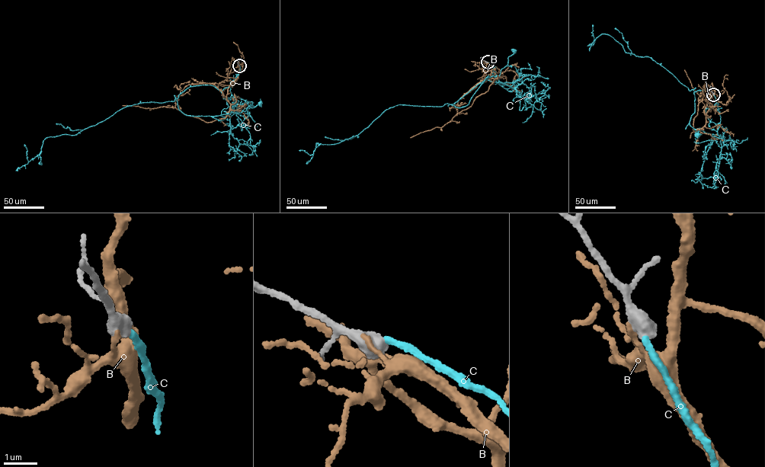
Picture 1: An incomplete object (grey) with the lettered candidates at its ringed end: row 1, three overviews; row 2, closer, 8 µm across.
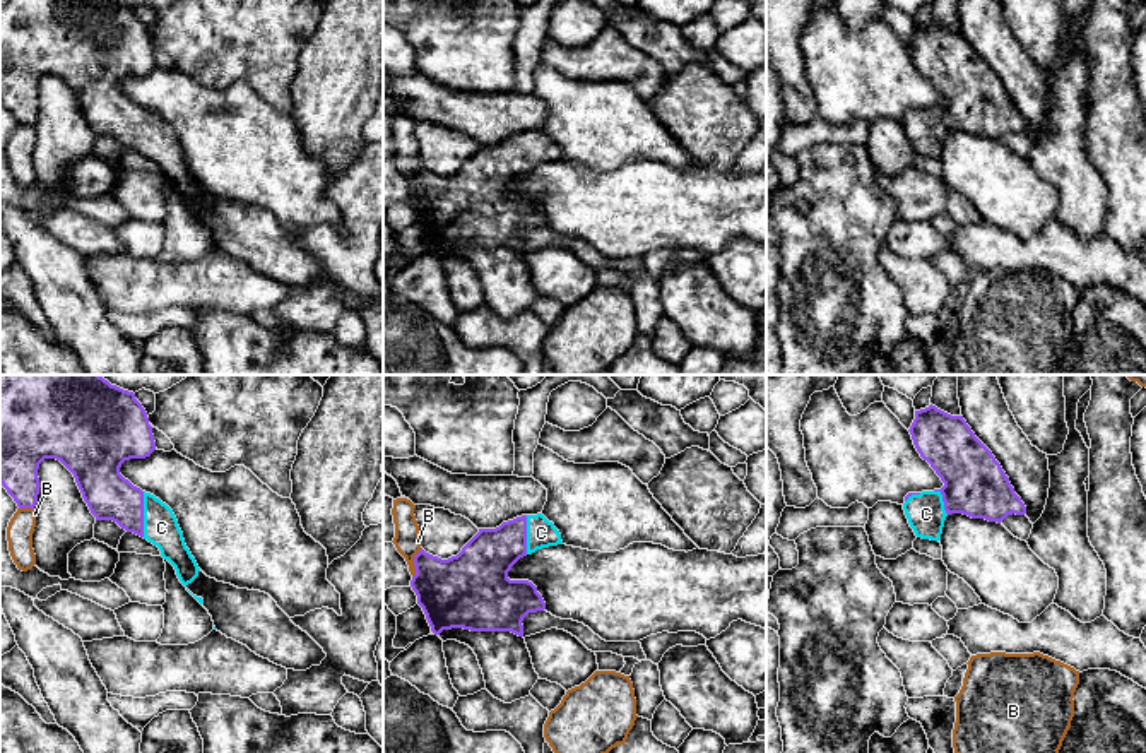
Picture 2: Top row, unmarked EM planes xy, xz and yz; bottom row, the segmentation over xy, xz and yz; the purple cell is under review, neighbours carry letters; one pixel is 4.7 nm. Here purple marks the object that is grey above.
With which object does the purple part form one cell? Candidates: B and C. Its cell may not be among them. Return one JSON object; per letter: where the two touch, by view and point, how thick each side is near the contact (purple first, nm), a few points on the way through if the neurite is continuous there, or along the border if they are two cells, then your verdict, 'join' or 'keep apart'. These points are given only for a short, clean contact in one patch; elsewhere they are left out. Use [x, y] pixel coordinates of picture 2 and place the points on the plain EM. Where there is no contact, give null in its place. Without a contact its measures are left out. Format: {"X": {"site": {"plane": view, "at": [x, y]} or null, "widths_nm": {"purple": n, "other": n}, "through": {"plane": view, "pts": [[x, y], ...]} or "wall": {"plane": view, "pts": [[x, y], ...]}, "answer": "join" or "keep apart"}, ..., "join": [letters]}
{"B": {"site": {"plane": "xz", "at": [414, 180]}, "widths_nm": {"purple": 340, "other": 120}, "answer": "keep apart"}, "C": {"site": {"plane": "xy", "at": [142, 130]}, "widths_nm": {"purple": 220, "other": 160}, "answer": "join"}, "join": ["C"]}

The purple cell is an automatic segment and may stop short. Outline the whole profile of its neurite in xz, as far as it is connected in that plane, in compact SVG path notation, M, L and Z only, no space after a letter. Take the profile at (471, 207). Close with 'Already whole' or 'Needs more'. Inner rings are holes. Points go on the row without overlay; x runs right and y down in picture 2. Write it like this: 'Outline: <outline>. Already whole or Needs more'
Outline: M542 130L522 132L503 139L496 145L479 149L457 173L441 176L422 164L414 173L416 192L411 204L417 212L434 252L443 246L464 245L470 248L511 248L523 253L523 234L546 226L542 212L529 197L510 197L508 188L523 173L537 166L563 161L559 147Z. Needs more

